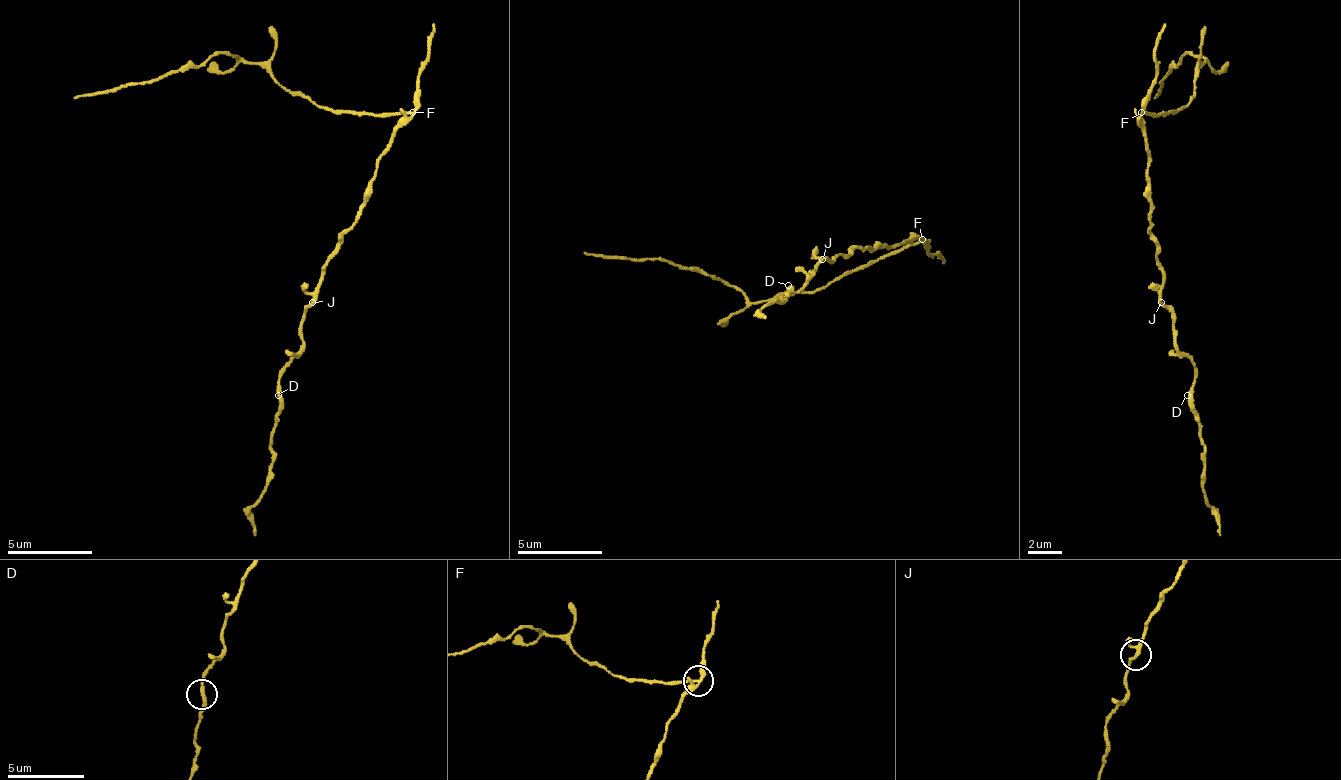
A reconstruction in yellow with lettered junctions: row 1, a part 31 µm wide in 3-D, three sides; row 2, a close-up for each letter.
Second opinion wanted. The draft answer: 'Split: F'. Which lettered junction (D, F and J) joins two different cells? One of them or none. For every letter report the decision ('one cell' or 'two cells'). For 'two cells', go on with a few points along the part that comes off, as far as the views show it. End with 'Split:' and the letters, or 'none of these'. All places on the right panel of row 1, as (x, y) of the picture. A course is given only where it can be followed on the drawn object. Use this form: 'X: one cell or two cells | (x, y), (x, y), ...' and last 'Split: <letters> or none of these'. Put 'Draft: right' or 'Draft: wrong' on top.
Draft: right
D: one cell
F: two cells | (1140, 111), (1178, 111), (1195, 94), (1204, 61), (1187, 52), (1174, 65), (1153, 99)
J: one cell
Split: F

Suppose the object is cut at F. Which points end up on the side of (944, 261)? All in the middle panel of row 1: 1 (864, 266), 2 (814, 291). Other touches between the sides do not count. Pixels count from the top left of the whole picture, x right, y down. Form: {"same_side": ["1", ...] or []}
{"same_side": []}

